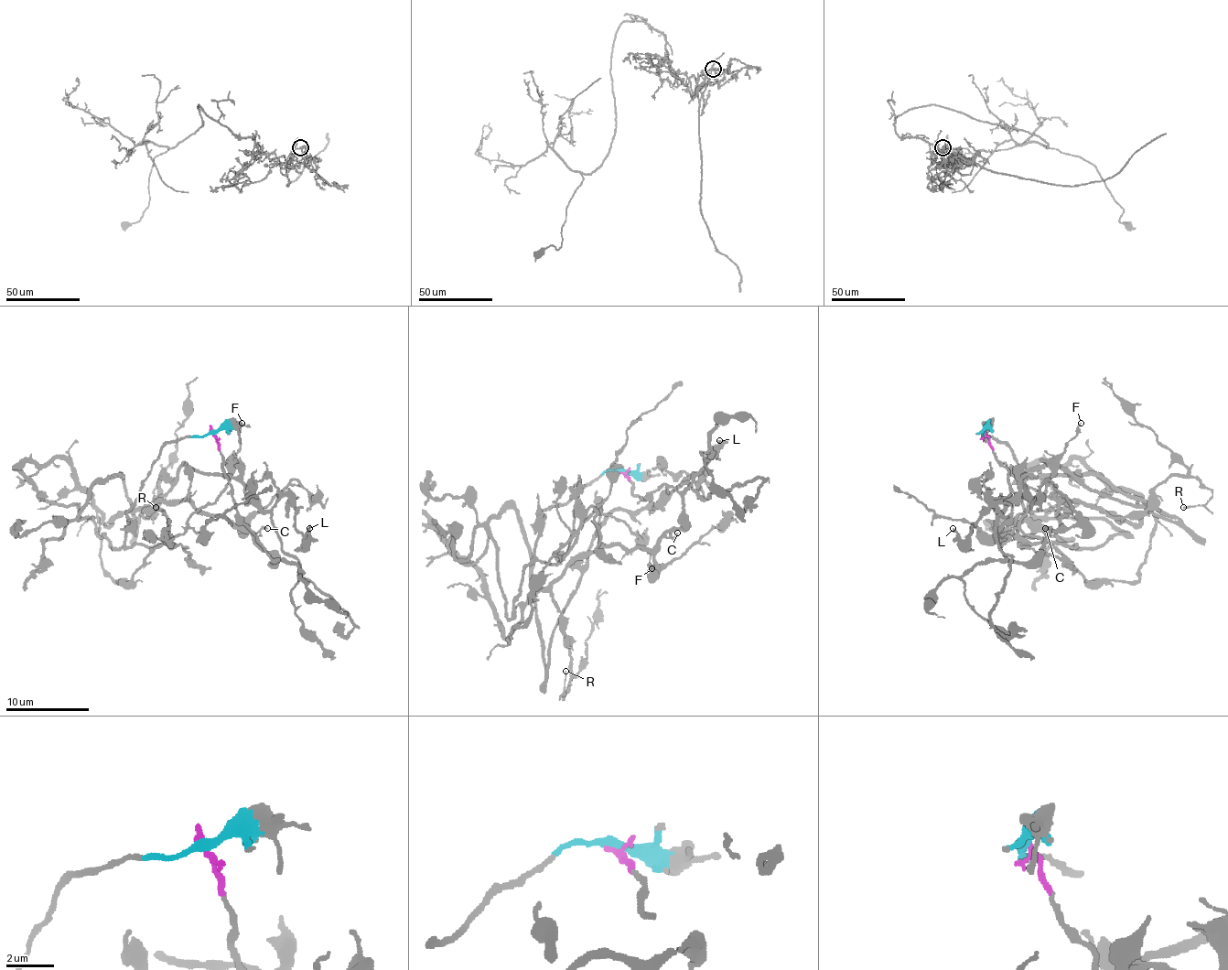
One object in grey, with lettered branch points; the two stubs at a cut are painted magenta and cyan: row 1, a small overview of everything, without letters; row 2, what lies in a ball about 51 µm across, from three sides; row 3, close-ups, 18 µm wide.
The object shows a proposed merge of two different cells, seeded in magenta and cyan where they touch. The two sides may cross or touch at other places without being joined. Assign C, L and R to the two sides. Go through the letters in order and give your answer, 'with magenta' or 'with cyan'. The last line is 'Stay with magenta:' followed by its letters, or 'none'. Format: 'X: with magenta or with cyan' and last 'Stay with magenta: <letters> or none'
C: with magenta
L: with cyan
R: with magenta
Stay with magenta: C, R

